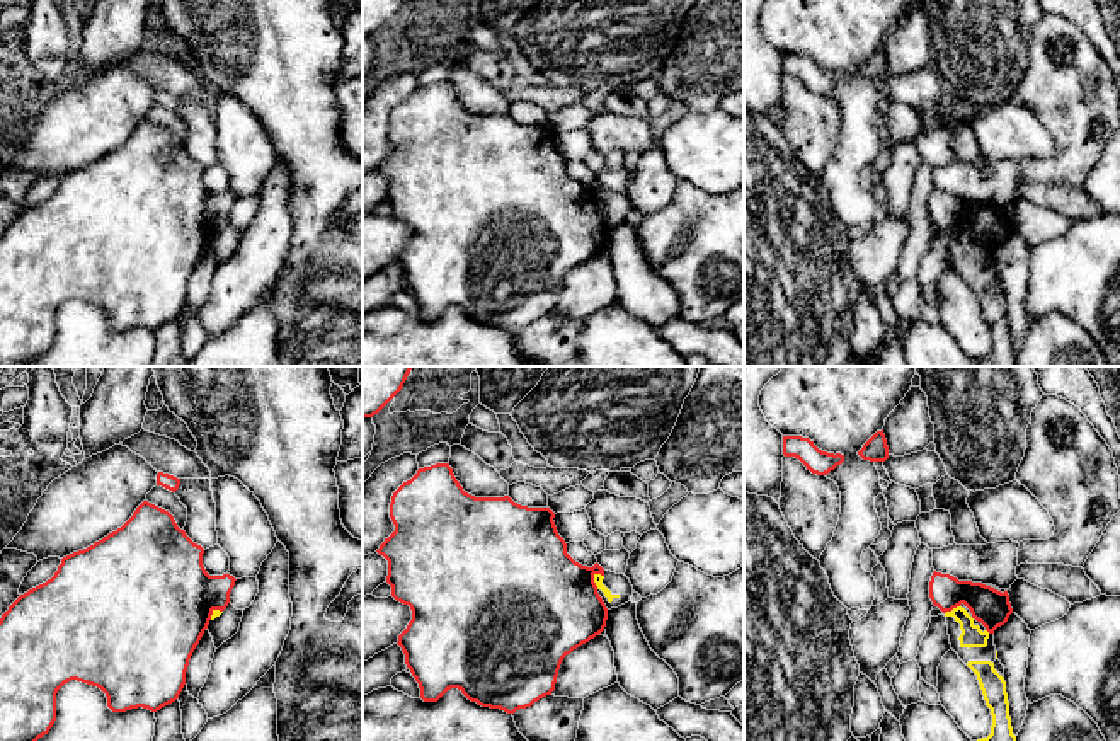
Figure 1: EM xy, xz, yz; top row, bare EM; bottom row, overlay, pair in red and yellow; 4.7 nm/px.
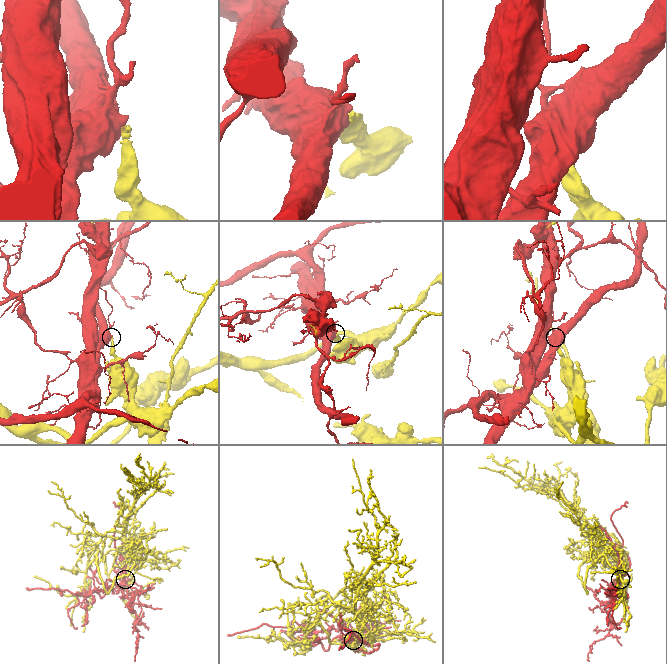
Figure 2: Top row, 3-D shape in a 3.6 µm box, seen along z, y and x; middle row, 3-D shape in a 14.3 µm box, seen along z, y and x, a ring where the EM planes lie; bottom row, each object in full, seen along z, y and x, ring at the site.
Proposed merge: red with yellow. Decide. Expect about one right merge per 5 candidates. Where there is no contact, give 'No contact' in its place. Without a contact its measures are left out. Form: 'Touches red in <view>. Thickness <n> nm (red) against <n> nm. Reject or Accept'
Touches red in xz. Thickness 500 nm (red) against 50 nm. Reject

